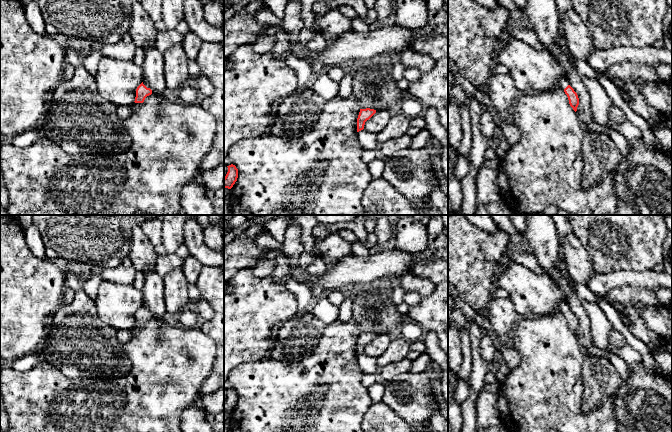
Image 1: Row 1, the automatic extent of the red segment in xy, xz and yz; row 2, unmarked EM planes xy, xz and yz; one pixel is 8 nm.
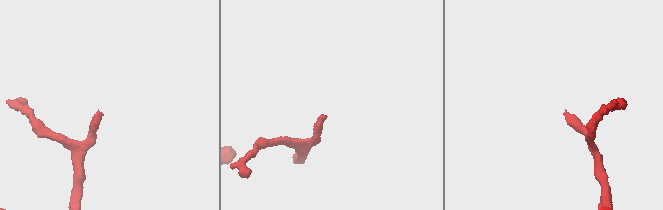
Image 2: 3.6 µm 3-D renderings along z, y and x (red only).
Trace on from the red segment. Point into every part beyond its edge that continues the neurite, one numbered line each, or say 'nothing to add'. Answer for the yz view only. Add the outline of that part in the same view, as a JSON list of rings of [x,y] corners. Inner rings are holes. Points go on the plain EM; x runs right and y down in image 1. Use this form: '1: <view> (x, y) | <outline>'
1: yz (563, 307) | [[[562,302],[562,303],[560,303],[560,305],[559,305],[558,312],[564,315],[564,313],[565,313],[568,309],[569,309],[568,304],[567,304],[566,302]]]

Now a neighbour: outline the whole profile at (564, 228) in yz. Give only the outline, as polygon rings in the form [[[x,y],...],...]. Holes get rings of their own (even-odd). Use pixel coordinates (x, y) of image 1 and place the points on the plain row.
[[[550,215],[550,216],[553,219],[553,222],[557,228],[557,236],[559,237],[560,243],[558,259],[561,261],[564,260],[564,252],[561,244],[562,239],[564,236],[573,233],[573,229],[564,215]]]

